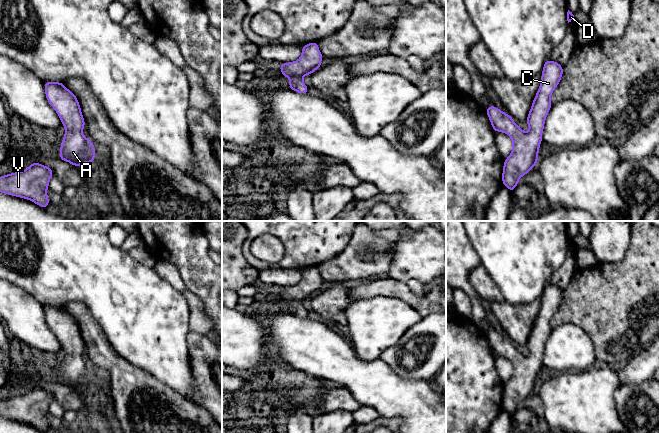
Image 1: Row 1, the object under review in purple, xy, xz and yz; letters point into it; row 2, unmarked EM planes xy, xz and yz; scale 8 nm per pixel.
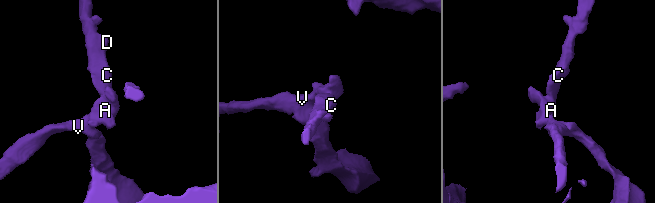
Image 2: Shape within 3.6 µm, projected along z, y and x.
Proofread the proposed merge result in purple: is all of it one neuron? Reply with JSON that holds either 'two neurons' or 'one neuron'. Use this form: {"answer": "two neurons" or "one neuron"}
{"answer": "one neuron"}

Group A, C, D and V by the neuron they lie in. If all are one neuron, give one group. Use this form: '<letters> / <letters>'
A C D V

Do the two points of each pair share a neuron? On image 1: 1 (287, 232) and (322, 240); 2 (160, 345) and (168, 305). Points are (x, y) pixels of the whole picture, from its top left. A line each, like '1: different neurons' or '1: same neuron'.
1: same neuron
2: same neuron

